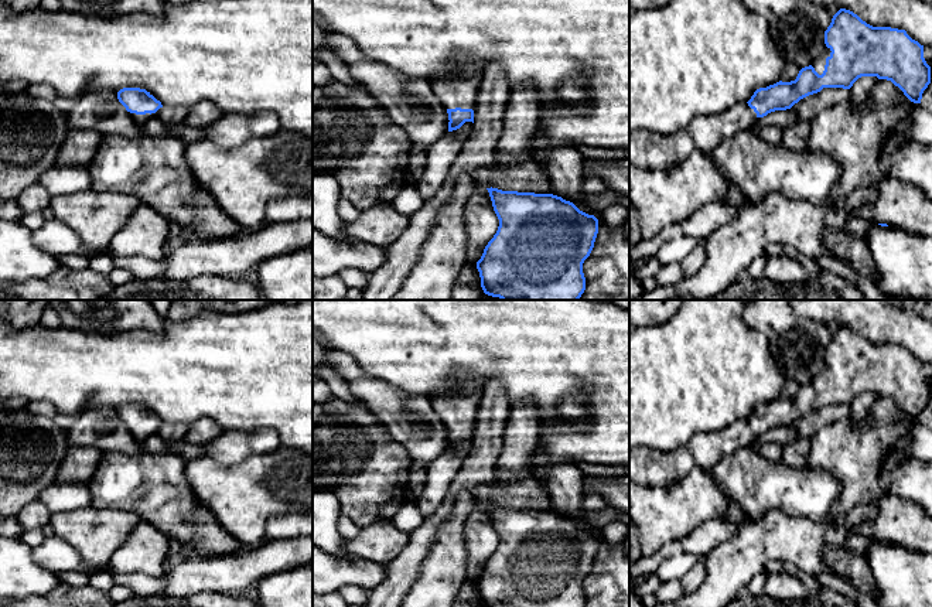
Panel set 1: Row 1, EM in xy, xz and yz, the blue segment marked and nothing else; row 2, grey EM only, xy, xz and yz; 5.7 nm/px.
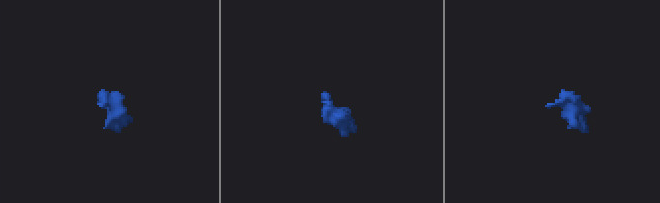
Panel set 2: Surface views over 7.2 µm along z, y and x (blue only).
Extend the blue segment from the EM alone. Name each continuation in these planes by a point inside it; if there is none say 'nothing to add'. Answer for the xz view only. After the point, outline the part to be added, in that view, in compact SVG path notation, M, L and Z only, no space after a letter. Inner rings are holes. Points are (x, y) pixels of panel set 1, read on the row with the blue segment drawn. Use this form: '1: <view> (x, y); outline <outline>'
1: xz (453, 91); outline M443 74L429 83L445 109L472 109L481 100L481 81L481 74L471 76L464 76L461 74Z

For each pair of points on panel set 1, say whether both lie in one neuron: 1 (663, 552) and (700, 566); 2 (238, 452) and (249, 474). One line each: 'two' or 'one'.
1: two
2: two

